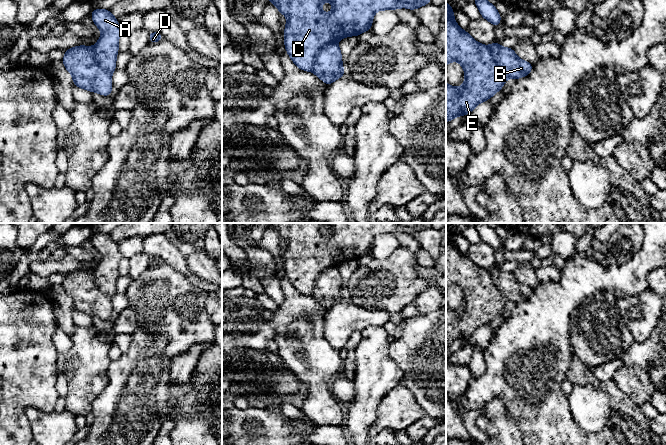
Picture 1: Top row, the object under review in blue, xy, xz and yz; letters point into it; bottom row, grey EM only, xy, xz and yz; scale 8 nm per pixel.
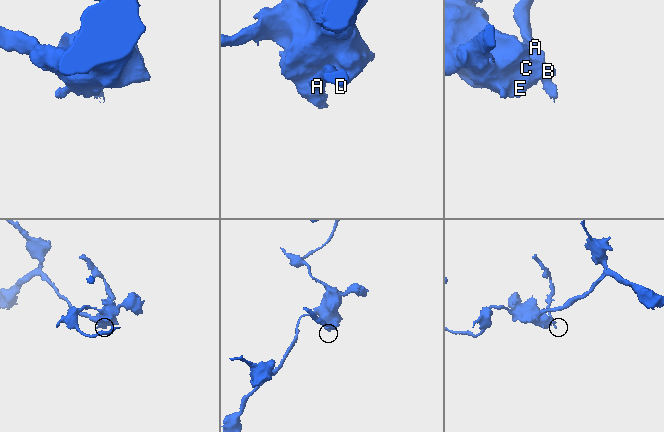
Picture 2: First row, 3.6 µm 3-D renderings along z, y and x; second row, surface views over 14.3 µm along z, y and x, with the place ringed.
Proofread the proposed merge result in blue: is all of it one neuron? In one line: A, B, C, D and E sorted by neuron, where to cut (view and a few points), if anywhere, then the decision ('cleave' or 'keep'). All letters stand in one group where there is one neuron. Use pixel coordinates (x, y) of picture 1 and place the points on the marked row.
groups A B / C D E; cut xz (336, 41), (327, 43), (318, 52), (311, 70); cleave

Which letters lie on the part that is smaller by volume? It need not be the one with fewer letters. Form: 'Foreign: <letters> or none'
Foreign: A, B

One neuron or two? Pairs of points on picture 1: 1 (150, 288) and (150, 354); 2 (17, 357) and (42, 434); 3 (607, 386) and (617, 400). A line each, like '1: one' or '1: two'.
1: two
2: two
3: one

